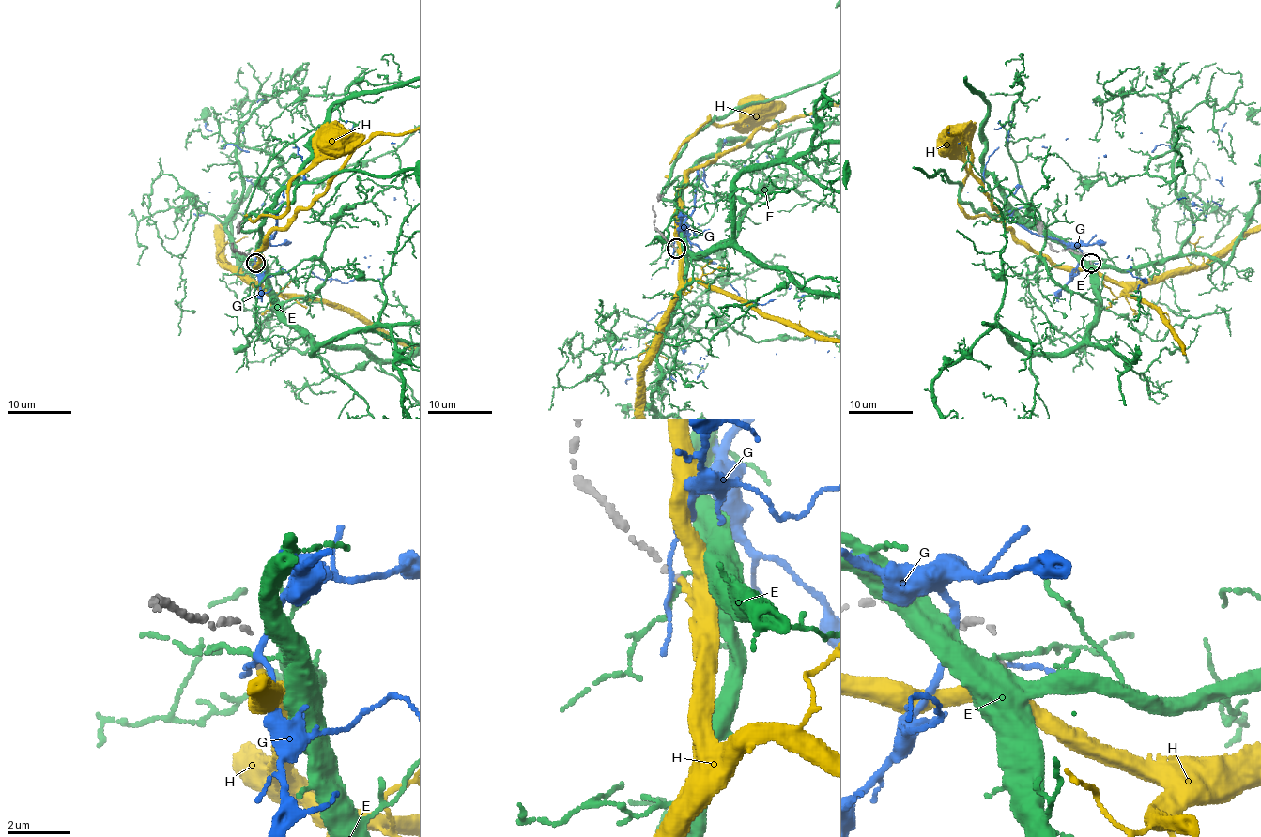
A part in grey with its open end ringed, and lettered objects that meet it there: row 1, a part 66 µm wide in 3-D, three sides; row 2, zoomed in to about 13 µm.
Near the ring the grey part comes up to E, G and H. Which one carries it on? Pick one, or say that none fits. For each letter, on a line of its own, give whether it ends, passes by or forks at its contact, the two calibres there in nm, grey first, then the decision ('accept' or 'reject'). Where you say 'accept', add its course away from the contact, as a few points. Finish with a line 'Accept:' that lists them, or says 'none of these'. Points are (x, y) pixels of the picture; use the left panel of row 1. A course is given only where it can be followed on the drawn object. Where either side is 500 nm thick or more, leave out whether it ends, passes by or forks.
E: it passes by | 150/140 nm | reject
G: it passes by | 150/100 nm | reject
H: it ends | 150/180 nm | accept | via (254, 264), (257, 267), (259, 251), (273, 230), (280, 230), (304, 210), (364, 143), (337, 139)
Accept: H

